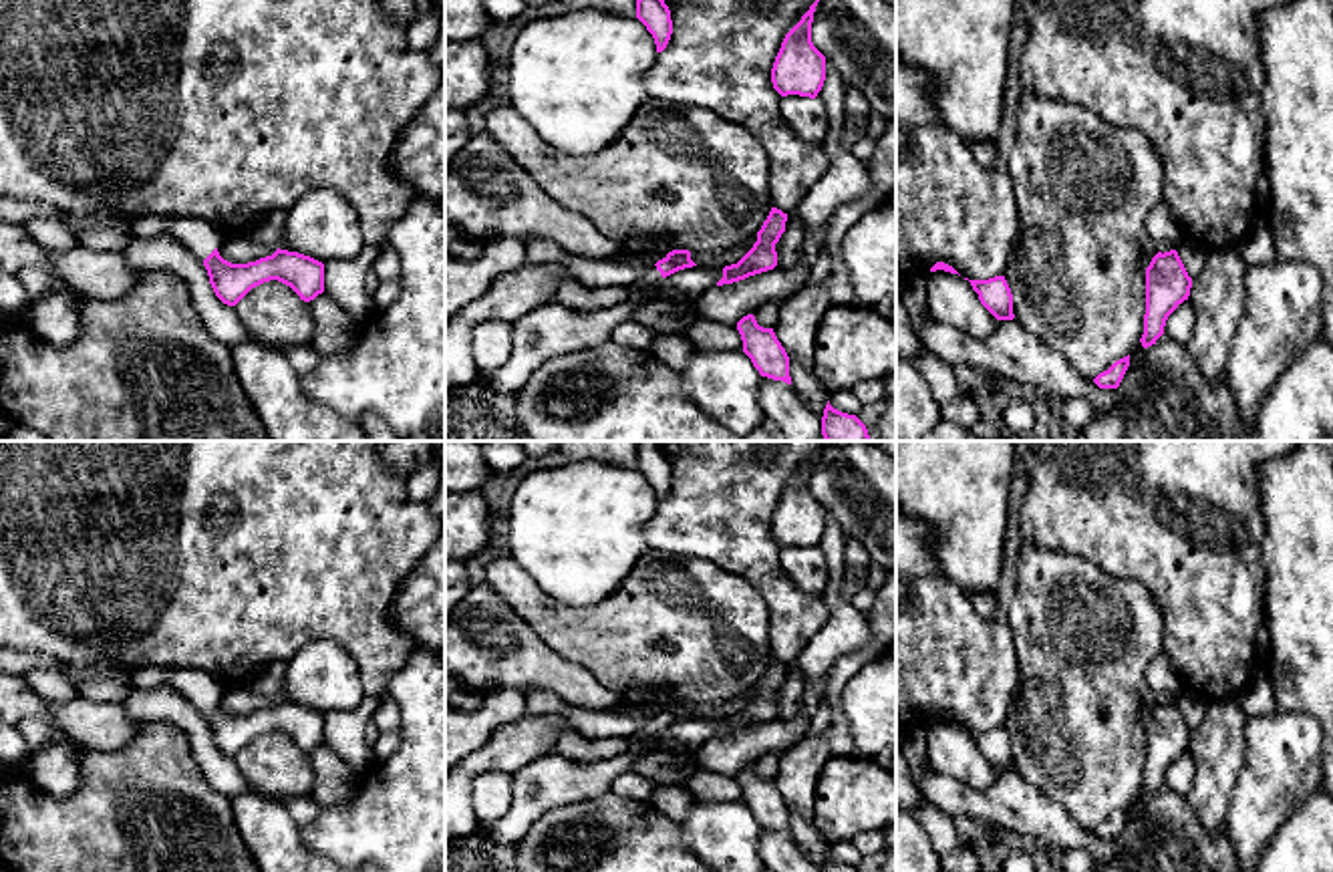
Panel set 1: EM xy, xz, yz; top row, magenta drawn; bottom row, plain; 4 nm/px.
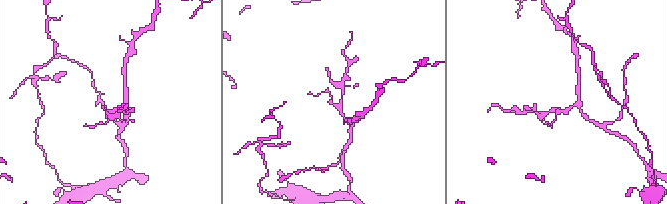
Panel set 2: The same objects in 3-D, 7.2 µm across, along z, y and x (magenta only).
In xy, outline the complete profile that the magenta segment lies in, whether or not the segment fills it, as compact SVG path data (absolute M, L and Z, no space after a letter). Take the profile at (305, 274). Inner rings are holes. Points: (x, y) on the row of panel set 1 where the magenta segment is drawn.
M153 213L131 220L133 238L147 240L157 234L171 234L203 262L215 296L228 306L236 306L252 288L270 280L290 286L304 302L324 292L324 264L310 256L278 248L256 262L232 264L219 256L215 230L205 220Z

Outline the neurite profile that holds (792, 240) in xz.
M789 213L785 232L779 238L777 266L791 268L803 252L803 222L797 213Z

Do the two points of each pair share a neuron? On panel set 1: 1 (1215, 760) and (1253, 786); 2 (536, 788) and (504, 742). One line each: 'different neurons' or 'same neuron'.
1: different neurons
2: different neurons

